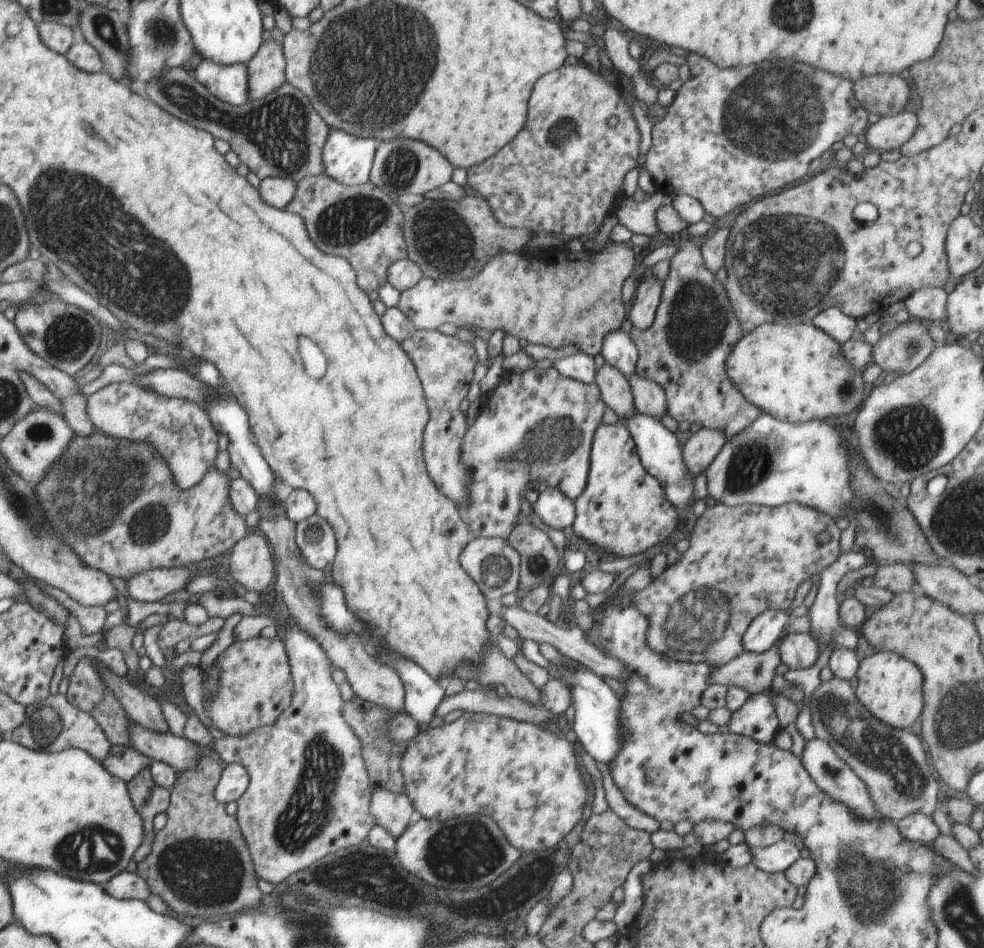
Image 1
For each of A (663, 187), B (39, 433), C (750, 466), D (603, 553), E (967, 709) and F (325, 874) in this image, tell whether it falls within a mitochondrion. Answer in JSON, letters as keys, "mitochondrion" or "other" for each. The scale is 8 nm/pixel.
{"A":"other","B":"mitochondrion","C":"mitochondrion","D":"other","E":"mitochondrion","F":"other"}

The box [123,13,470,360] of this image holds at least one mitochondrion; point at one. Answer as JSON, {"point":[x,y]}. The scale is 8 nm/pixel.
{"point":[279,131]}

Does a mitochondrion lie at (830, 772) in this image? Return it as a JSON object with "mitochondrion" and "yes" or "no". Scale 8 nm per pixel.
{"mitochondrion":"yes"}

